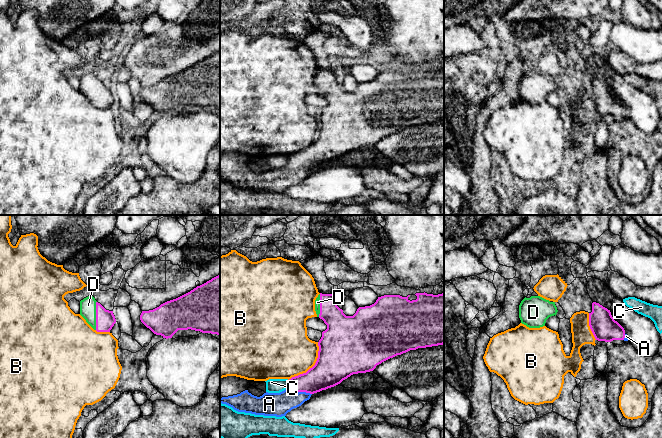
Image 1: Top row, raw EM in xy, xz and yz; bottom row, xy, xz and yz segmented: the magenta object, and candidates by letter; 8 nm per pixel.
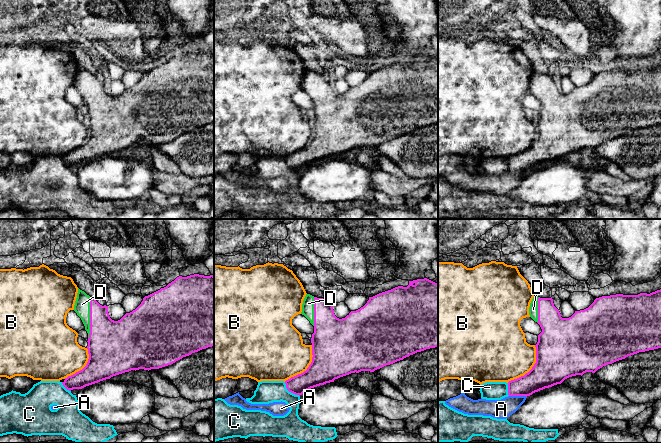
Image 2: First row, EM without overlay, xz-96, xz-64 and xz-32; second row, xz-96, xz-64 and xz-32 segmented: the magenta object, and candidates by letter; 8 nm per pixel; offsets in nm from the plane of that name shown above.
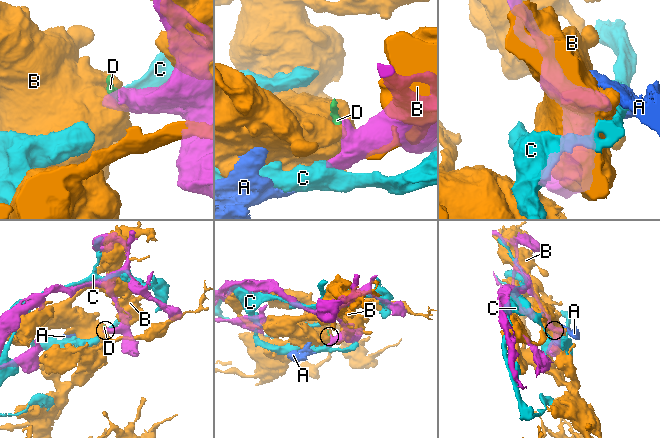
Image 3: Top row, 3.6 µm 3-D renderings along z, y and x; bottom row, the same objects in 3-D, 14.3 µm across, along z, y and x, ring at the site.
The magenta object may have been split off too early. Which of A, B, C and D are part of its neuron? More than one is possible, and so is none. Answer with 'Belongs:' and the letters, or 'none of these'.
Belongs: A, D

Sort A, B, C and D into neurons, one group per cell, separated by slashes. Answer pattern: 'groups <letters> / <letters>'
groups A D / B / C

